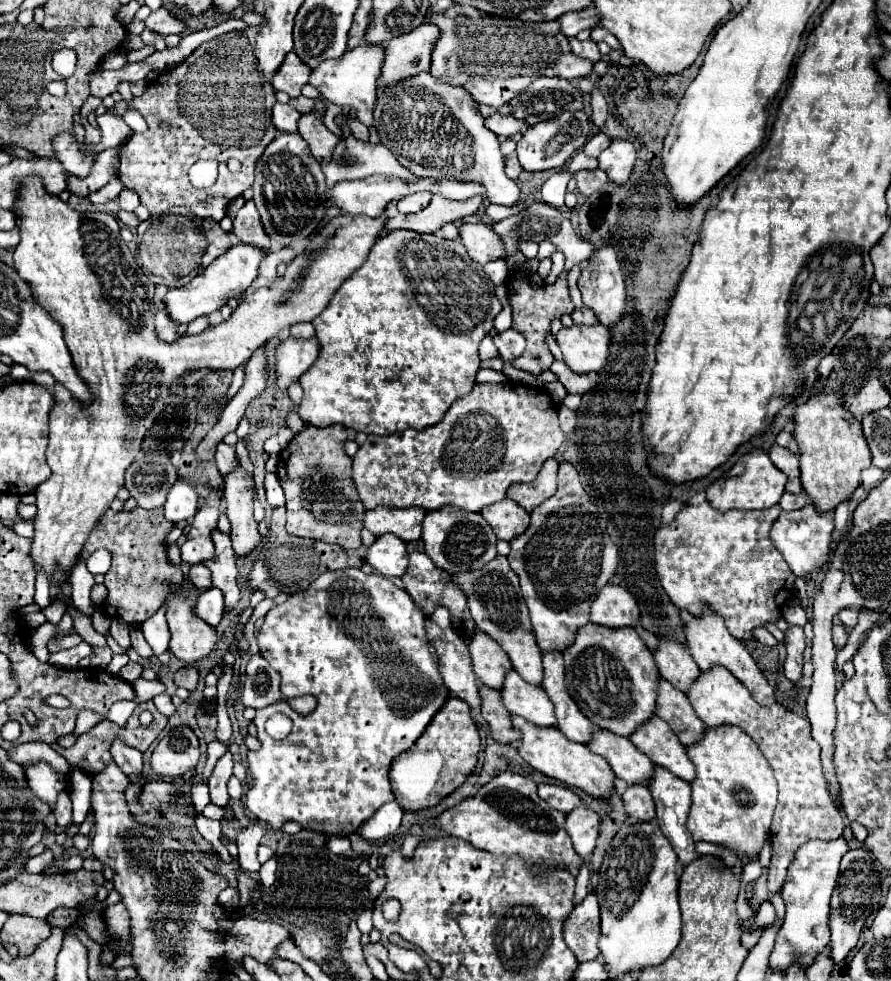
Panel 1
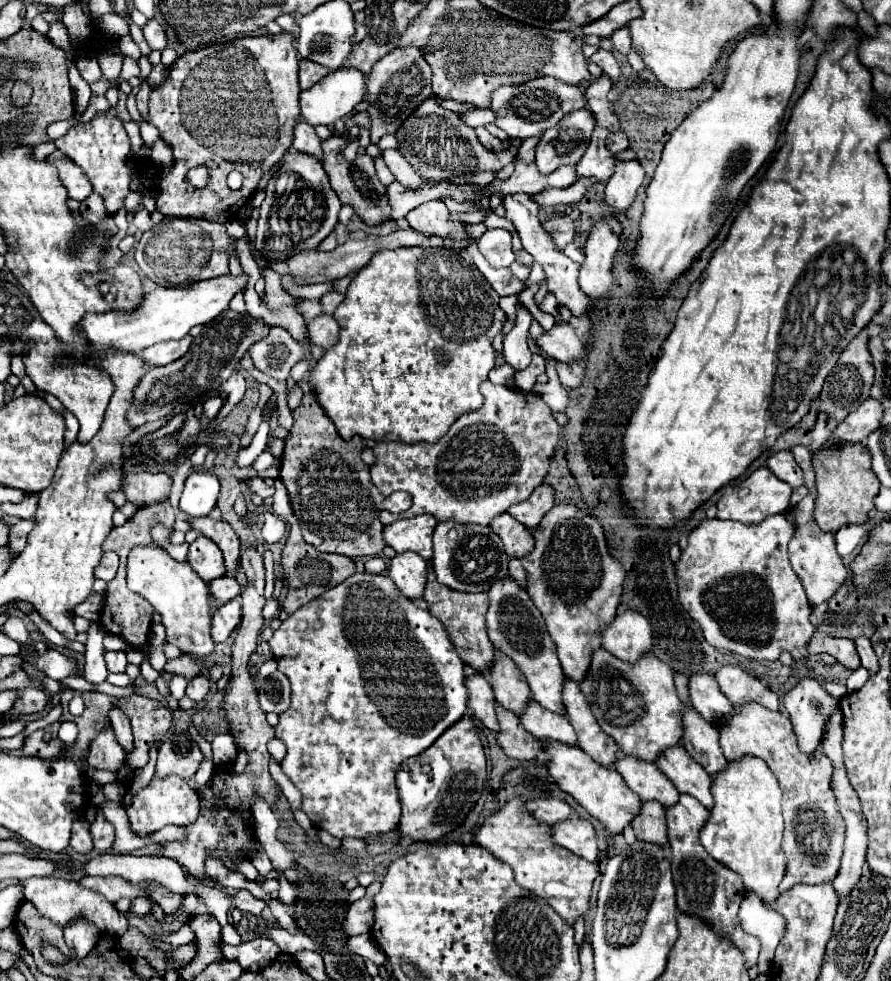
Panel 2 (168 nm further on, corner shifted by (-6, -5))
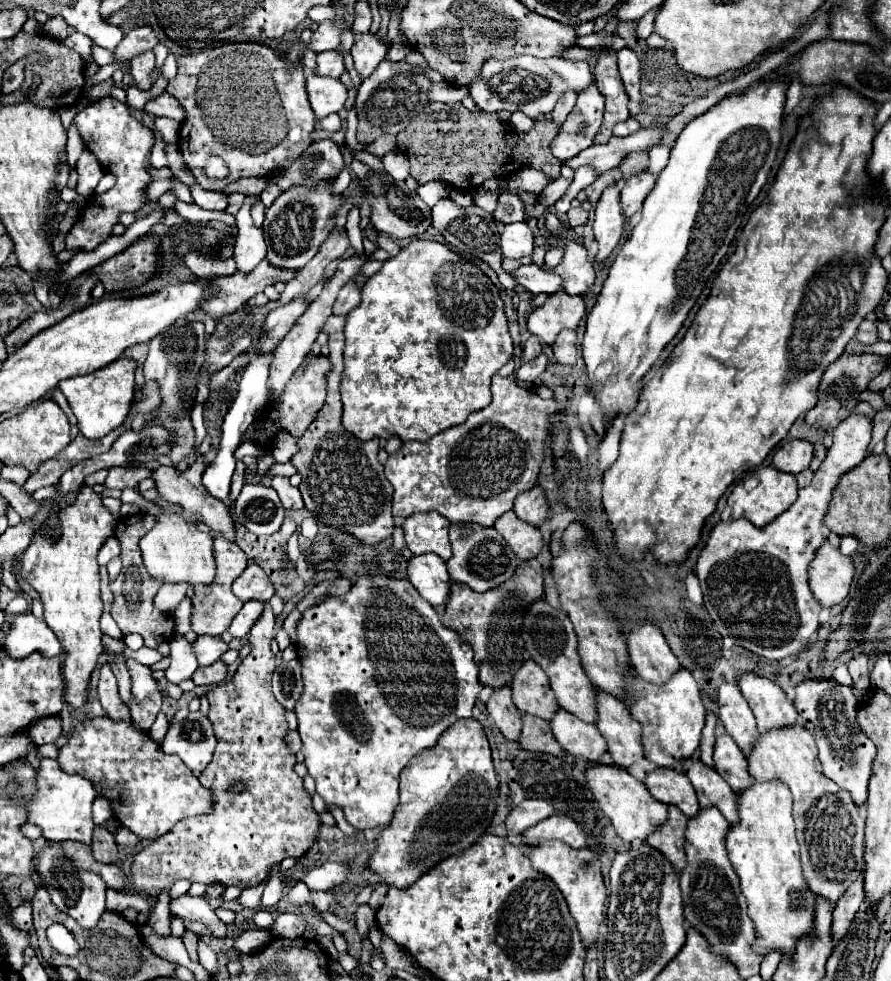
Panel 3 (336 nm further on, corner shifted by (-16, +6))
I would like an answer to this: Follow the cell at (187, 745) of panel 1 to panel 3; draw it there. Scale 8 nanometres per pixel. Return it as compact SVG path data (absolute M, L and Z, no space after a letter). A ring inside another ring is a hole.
M200 711L190 713L188 719L170 725L162 749L164 753L178 755L194 773L202 773L212 761L216 737L212 723Z

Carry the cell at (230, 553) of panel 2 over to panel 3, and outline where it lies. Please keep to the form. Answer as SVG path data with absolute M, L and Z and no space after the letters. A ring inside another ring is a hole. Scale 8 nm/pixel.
M200 455L200 461L196 461L196 465L192 465L190 469L178 473L174 467L154 467L152 469L152 481L154 481L154 489L158 491L160 499L168 501L168 503L176 503L180 505L186 513L200 513L204 523L214 531L214 533L220 533L224 537L232 537L236 531L234 531L234 521L232 521L232 515L228 511L228 507L222 503L222 501L216 501L202 485L202 471L204 471L204 463L202 463L202 455Z

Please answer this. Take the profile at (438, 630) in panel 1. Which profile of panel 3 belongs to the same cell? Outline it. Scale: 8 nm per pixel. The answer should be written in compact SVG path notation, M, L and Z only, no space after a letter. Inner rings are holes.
M502 689L500 693L492 693L486 707L488 707L488 713L494 719L496 727L500 729L500 733L510 741L518 741L520 731L522 731L522 717L520 717L518 707L512 703L510 689Z

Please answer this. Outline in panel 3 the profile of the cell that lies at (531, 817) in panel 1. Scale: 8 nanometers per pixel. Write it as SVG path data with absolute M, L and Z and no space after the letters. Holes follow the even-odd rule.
M542 841L540 845L536 845L536 849L526 847L526 853L532 861L532 867L552 877L556 887L562 891L570 907L570 913L578 923L582 945L584 949L590 949L594 943L598 943L600 925L606 921L606 897L608 897L596 853L592 853L590 849L580 849L580 851L572 849L562 841Z

